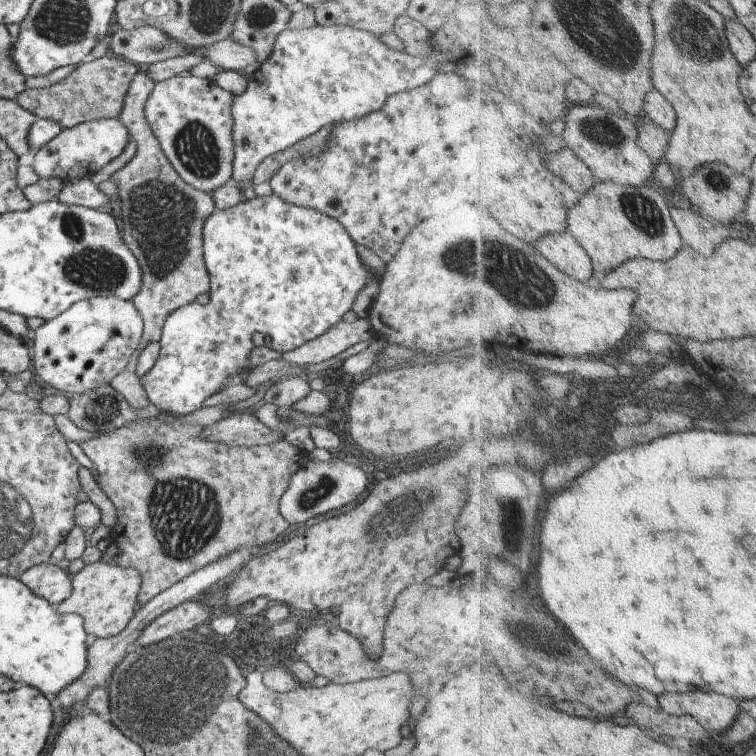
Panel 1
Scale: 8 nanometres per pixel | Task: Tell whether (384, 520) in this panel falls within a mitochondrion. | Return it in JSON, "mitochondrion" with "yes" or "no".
{"mitochondrion":"yes"}

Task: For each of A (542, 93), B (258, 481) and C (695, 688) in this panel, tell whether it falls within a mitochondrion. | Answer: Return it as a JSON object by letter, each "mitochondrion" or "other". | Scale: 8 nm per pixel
{"A":"other","B":"other","C":"other"}

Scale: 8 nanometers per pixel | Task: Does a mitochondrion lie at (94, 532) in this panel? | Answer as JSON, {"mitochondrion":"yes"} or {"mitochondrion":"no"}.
{"mitochondrion":"no"}

